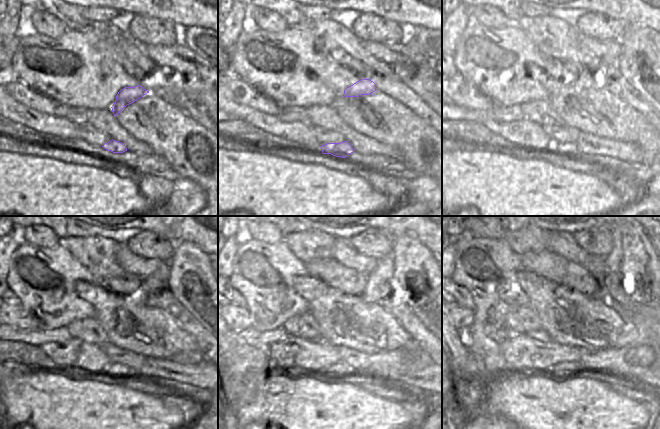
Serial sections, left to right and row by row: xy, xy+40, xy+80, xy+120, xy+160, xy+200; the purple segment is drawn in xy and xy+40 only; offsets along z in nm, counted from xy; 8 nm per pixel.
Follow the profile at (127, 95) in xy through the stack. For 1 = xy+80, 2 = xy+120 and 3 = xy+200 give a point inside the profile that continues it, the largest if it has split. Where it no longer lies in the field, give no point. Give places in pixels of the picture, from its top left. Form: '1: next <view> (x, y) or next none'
1: next xy+80 (574, 74)
2: next xy+120 (158, 280)
3: next xy+200 (612, 262)

